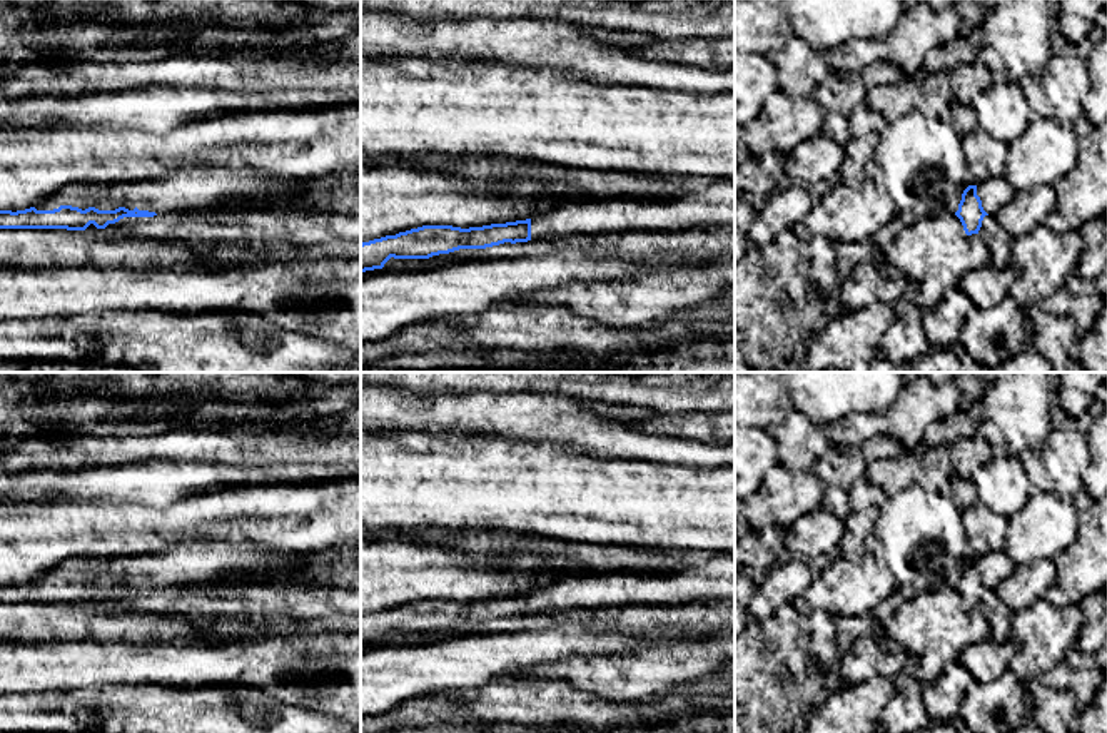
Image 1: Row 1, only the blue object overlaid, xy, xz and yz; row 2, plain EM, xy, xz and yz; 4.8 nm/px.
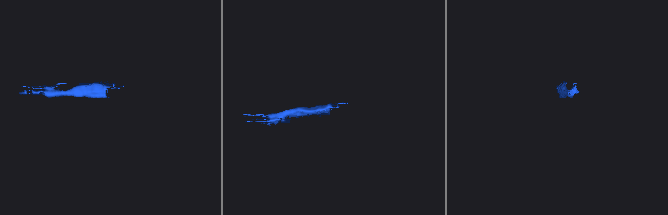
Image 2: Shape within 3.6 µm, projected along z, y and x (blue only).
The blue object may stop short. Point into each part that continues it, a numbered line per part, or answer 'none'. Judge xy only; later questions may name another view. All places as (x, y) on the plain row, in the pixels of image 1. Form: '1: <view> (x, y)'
1: xy (187, 566)

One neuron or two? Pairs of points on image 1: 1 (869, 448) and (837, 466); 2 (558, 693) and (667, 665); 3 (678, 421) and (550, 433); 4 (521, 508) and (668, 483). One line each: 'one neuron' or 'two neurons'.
1: one neuron
2: two neurons
3: two neurons
4: one neuron

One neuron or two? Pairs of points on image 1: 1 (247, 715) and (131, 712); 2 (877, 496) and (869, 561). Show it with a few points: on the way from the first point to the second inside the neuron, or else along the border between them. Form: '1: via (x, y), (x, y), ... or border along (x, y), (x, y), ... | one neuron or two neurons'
1: via (219, 715), (159, 715) | one neuron
2: border along (865, 551), (857, 560), (845, 560), (839, 553) | two neurons

